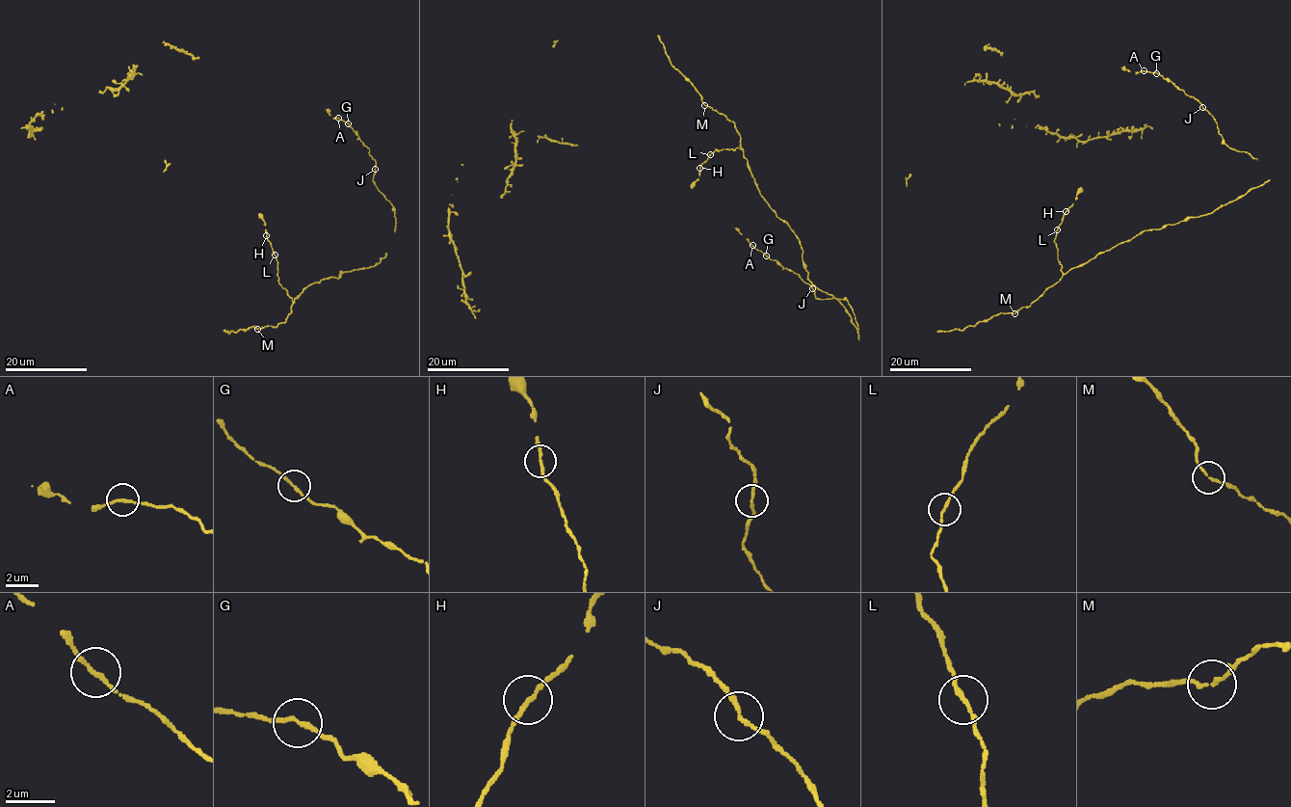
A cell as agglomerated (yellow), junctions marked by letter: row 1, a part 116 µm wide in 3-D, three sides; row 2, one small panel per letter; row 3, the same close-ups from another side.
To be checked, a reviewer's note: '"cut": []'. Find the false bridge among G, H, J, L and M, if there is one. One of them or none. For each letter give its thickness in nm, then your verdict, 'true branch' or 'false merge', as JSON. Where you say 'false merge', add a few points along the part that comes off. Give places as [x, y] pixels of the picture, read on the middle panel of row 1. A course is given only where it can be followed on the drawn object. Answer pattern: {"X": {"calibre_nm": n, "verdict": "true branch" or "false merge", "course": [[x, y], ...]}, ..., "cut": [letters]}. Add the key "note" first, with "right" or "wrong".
{"note": "right", "G": {"calibre_nm": 160, "verdict": "true branch"}, "H": {"calibre_nm": 160, "verdict": "true branch"}, "J": {"calibre_nm": 160, "verdict": "true branch"}, "L": {"calibre_nm": 150, "verdict": "true branch"}, "M": {"calibre_nm": 140, "verdict": "true branch"}, "cut": []}

